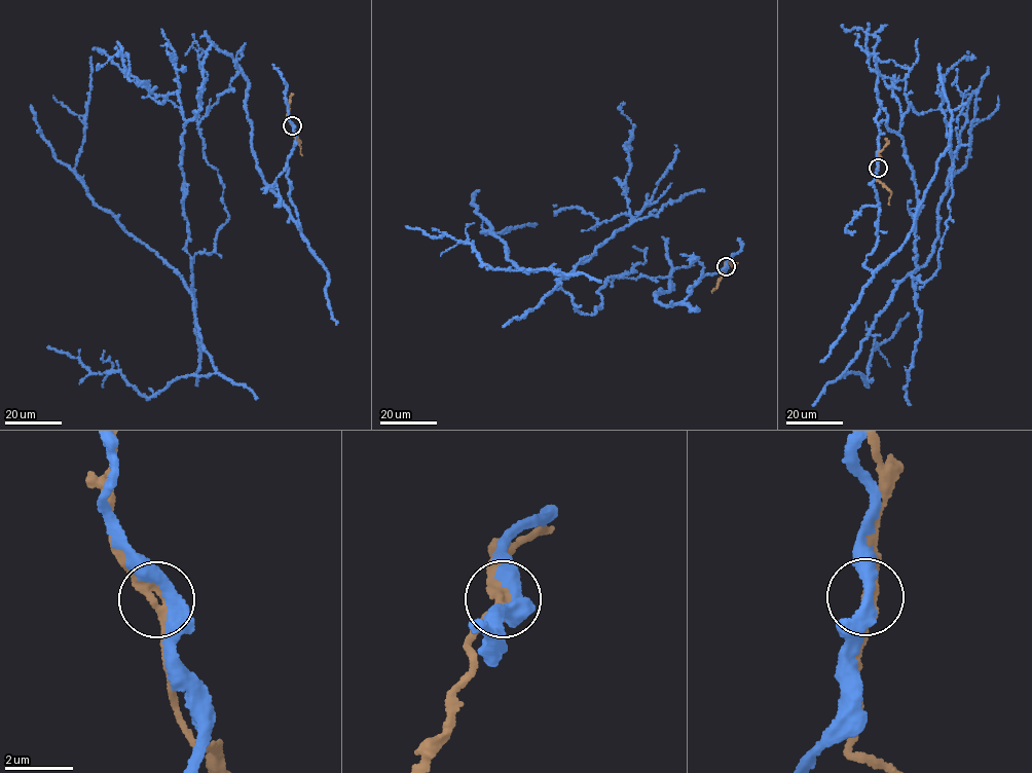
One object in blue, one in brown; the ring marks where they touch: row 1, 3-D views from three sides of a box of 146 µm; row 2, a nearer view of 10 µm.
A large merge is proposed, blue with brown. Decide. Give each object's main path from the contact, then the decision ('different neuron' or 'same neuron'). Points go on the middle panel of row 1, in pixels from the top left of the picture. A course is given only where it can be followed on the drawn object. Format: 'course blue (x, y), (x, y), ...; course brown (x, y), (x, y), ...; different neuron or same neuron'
course blue (726, 267), (670, 305), (671, 272), (607, 278), (579, 311), (559, 281), (633, 218), (594, 228), (554, 205); course brown (726, 266), (712, 292); different neuron

